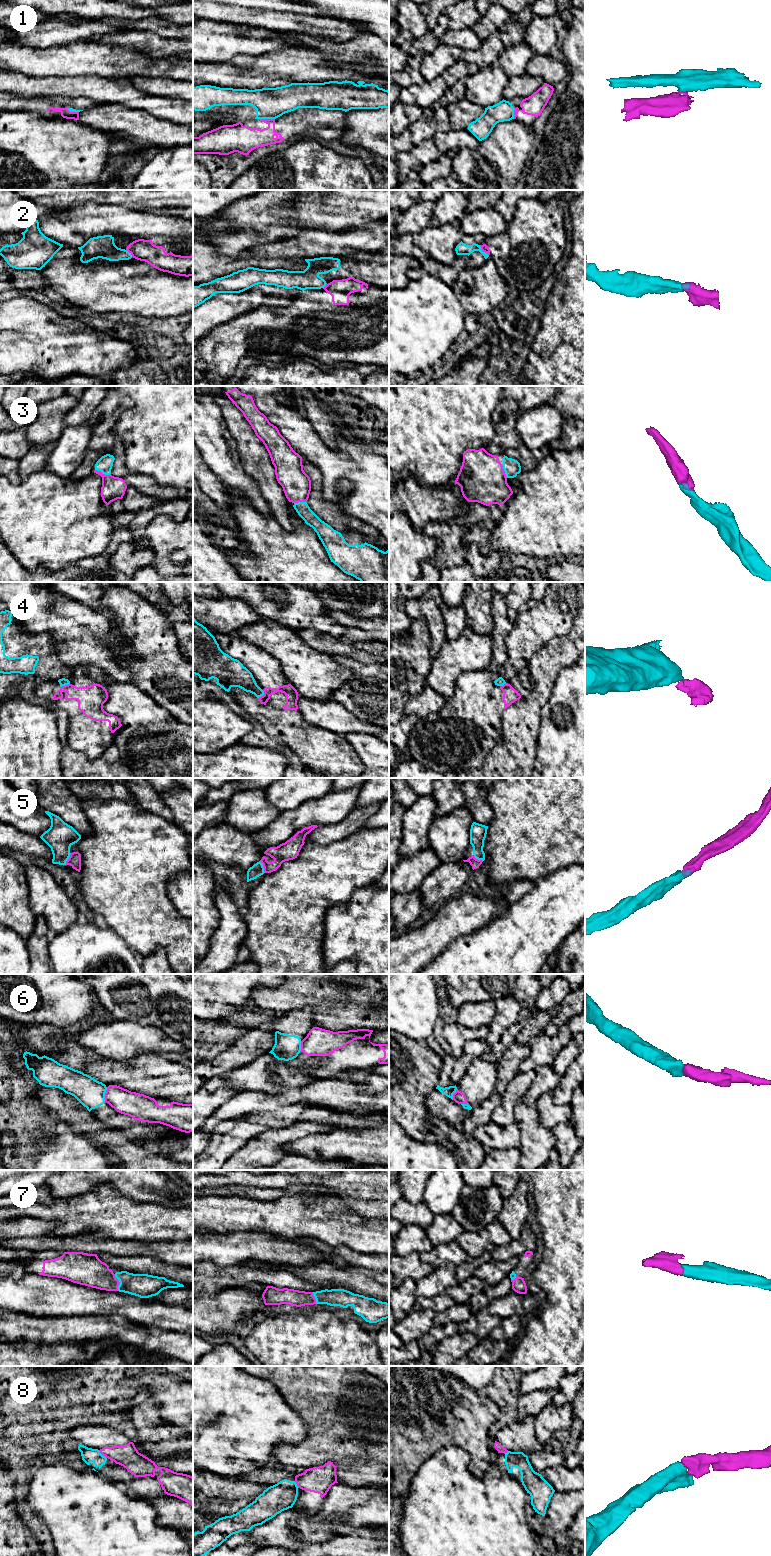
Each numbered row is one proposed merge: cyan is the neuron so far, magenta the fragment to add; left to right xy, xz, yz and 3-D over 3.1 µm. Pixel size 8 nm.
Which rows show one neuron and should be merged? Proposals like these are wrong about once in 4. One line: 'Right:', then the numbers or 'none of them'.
Right: 3, 5, 7

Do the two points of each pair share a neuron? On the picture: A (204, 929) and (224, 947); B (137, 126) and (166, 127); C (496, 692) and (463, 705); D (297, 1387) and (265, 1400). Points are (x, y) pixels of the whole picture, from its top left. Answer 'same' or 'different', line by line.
A: different
B: same
C: same
D: different

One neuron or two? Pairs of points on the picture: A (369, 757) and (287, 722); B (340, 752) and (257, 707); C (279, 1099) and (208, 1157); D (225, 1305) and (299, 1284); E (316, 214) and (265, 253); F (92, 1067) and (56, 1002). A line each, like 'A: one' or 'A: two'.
A: two
B: one
C: two
D: two
E: two
F: two

